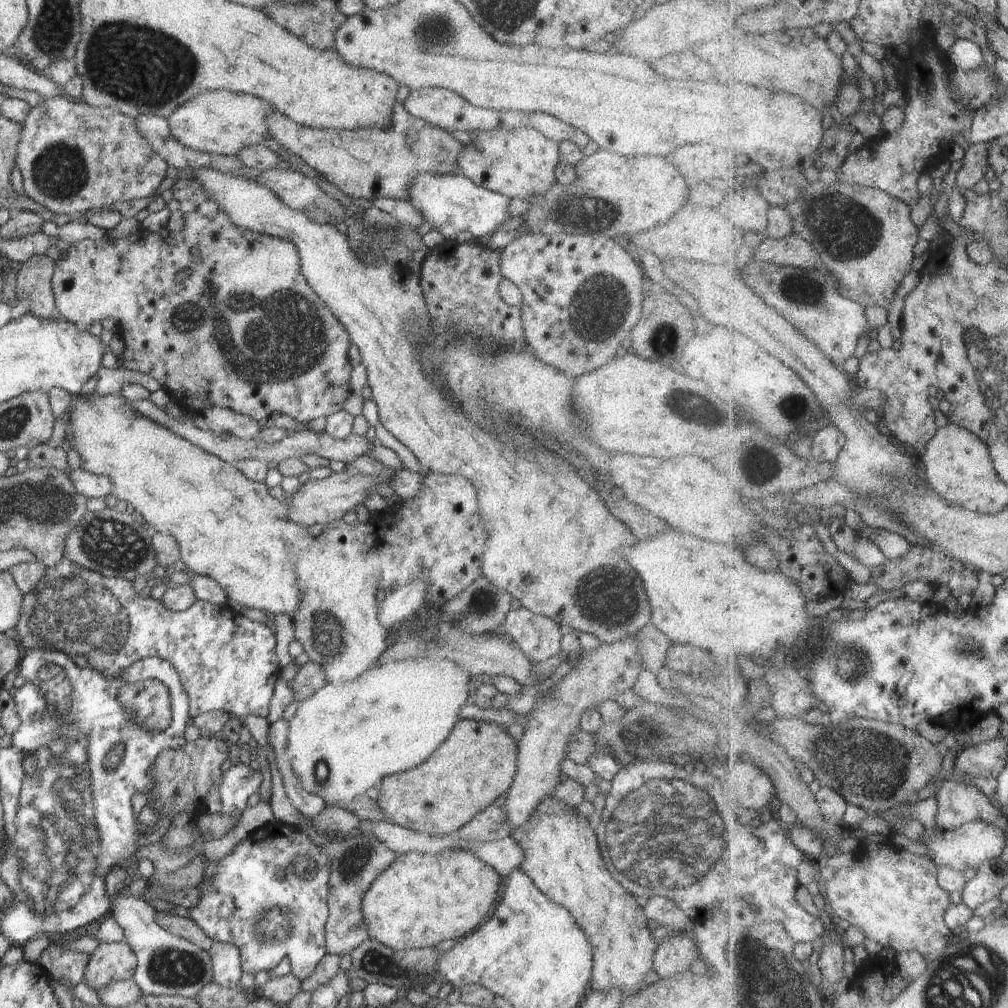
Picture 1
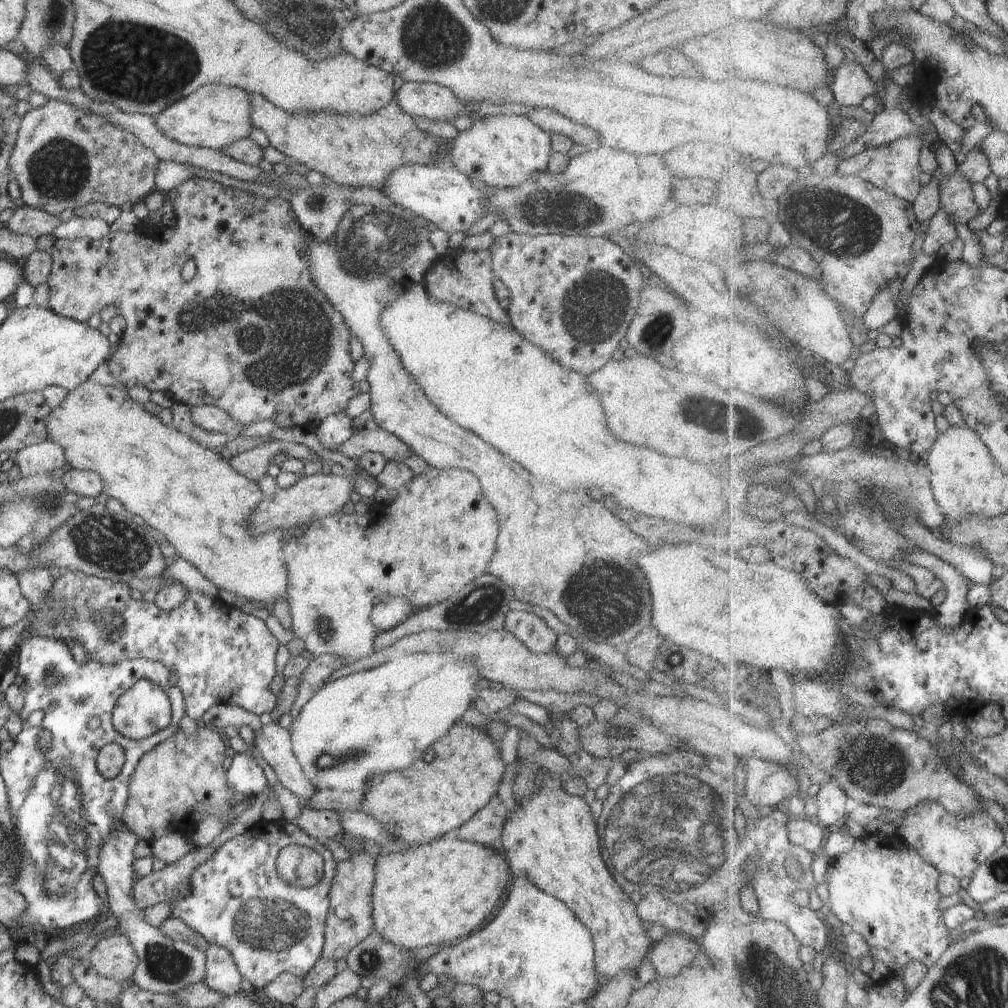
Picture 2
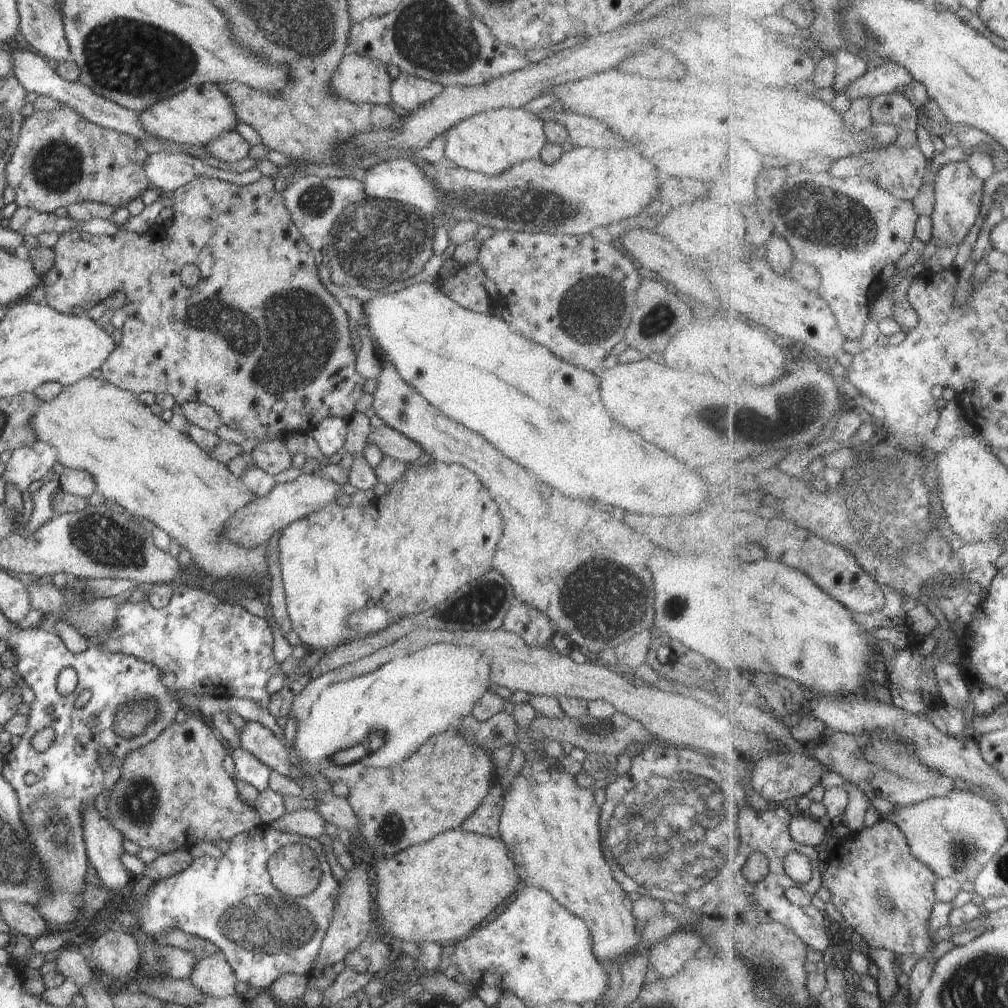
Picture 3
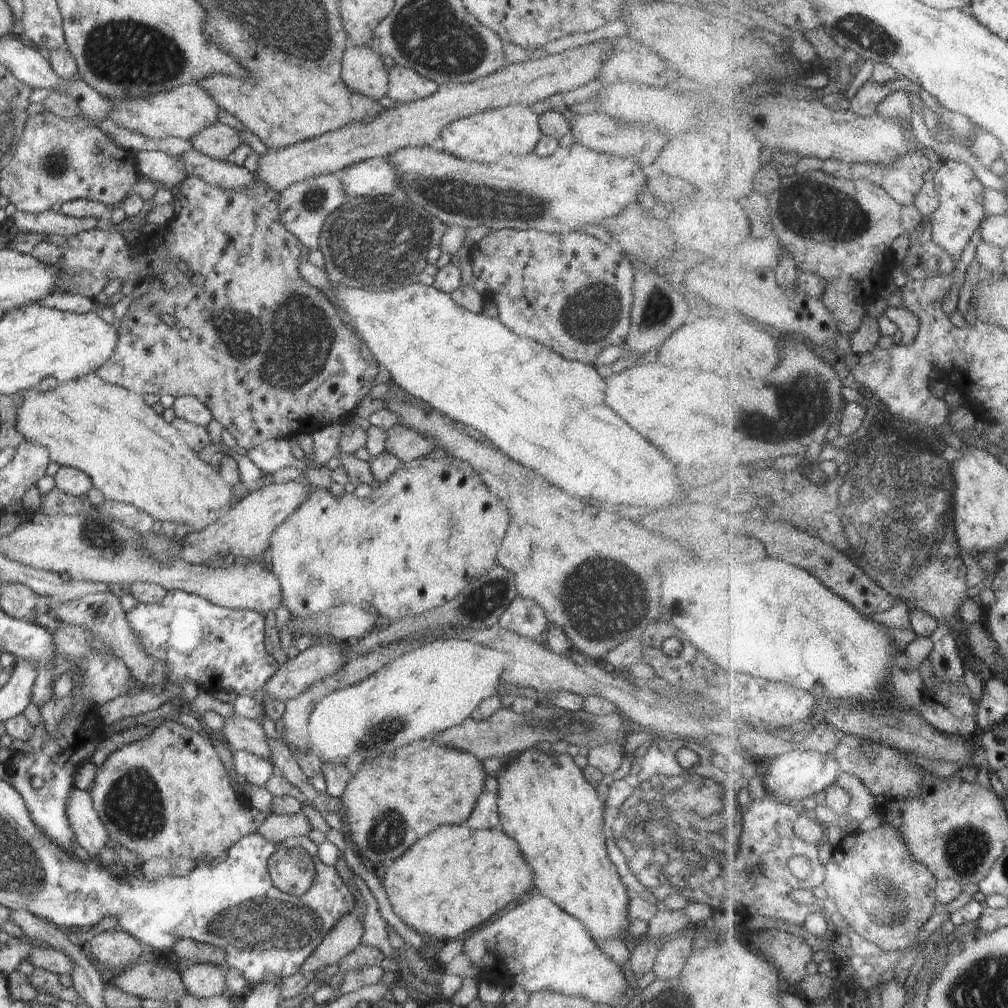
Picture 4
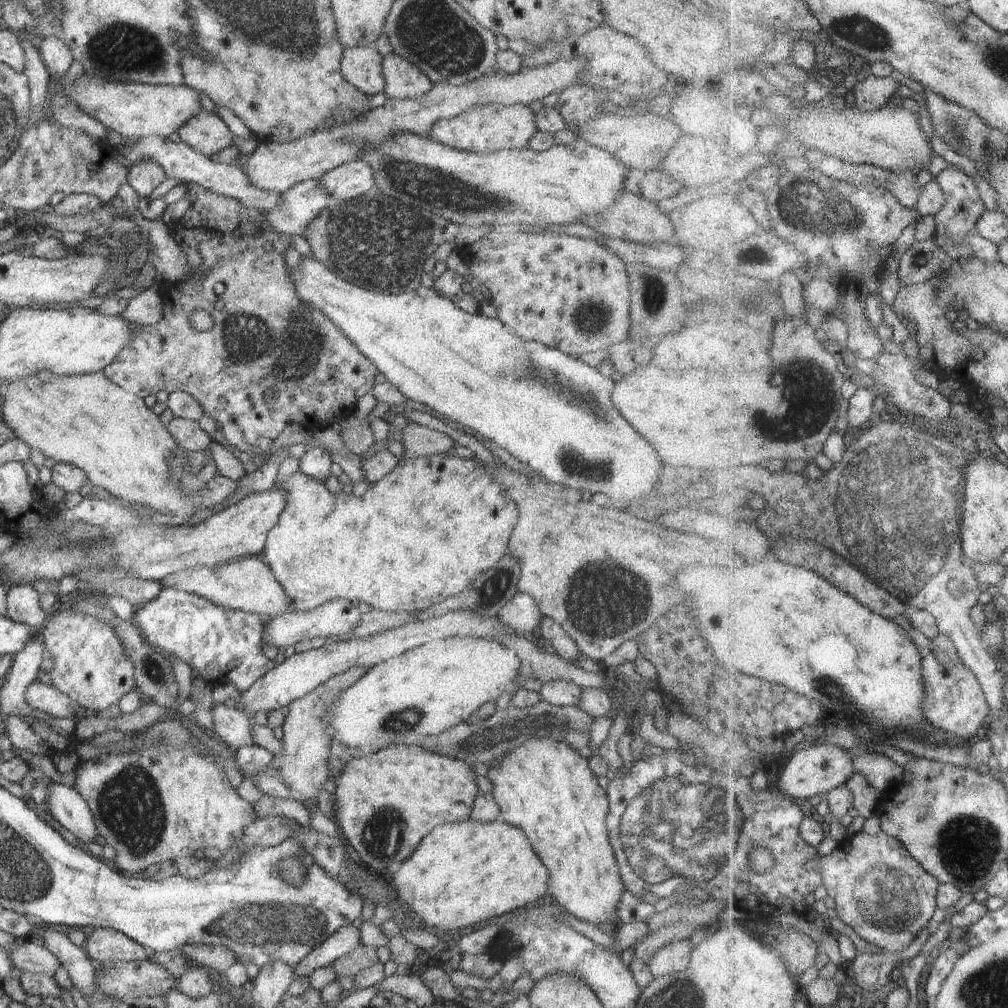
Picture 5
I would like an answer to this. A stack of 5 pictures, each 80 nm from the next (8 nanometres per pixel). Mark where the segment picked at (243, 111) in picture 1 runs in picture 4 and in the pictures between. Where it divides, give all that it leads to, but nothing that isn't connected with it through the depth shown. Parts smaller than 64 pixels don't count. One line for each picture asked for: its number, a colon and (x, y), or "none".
2: (212, 116)
3: (195, 116)
4: (185, 111)

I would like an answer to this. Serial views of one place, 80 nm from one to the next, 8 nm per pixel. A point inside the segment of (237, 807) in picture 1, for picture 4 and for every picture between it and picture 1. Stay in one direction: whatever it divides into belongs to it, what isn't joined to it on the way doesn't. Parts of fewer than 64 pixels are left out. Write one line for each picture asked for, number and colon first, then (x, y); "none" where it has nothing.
2: (245, 775)
3: (248, 768)
4: (257, 771)

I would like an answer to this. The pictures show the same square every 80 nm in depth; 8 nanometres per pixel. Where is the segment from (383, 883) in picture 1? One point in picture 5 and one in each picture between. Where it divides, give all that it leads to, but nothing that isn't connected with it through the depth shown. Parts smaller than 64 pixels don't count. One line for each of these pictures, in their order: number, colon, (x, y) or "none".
2: (440, 892)
3: (440, 891)
4: (448, 884)
5: (461, 874)

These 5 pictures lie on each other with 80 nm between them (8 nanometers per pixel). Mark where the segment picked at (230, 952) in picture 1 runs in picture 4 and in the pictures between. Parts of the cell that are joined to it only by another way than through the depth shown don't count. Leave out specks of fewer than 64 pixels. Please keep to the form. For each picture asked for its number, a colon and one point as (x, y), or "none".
2: (221, 974)
3: (213, 976)
4: (200, 979)

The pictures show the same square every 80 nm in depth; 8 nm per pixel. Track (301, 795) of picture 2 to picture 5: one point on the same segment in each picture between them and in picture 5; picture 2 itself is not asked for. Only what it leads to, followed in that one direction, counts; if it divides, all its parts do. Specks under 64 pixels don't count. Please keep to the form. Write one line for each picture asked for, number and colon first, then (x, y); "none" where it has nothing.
3: (258, 740)
4: (239, 733)
5: (233, 728)

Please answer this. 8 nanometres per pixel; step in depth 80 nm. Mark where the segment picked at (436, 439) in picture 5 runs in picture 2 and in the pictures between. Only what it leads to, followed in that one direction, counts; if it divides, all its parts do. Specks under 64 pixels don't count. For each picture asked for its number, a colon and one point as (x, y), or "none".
2: (380, 441)
3: (392, 443)
4: (407, 445)

